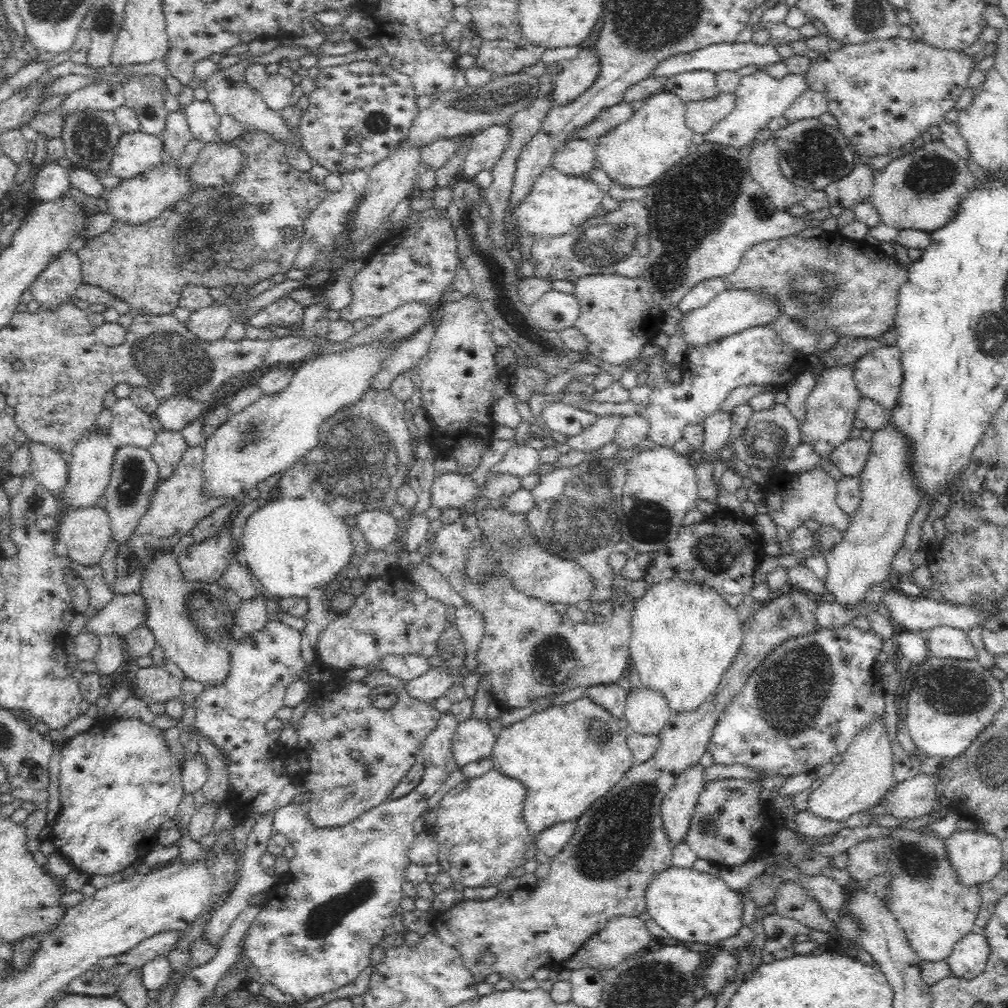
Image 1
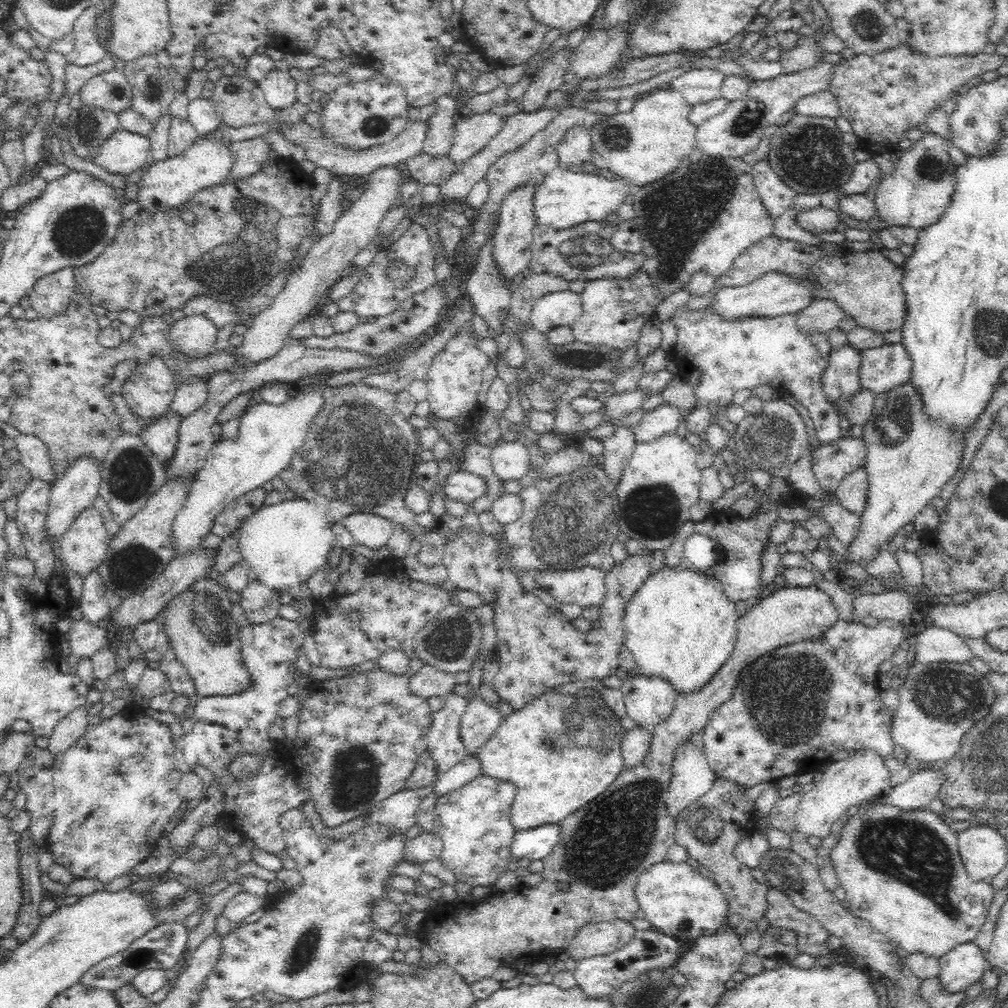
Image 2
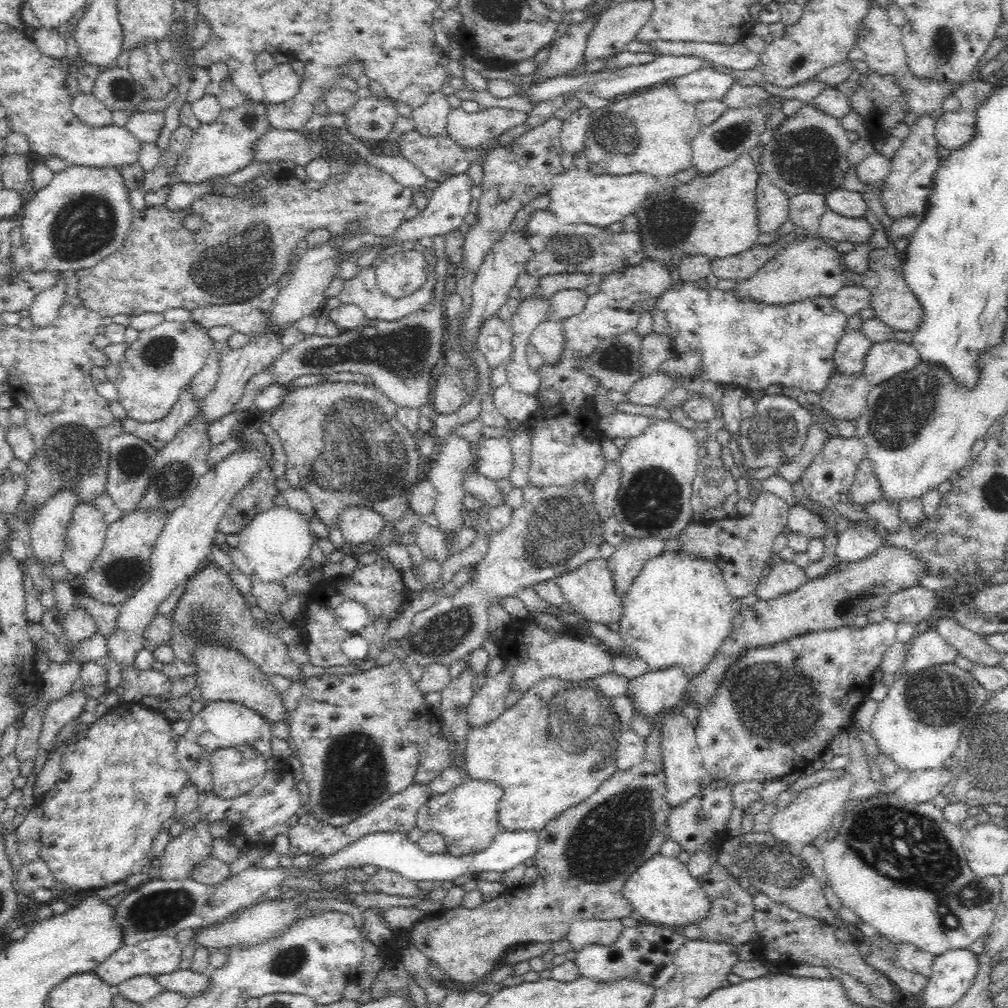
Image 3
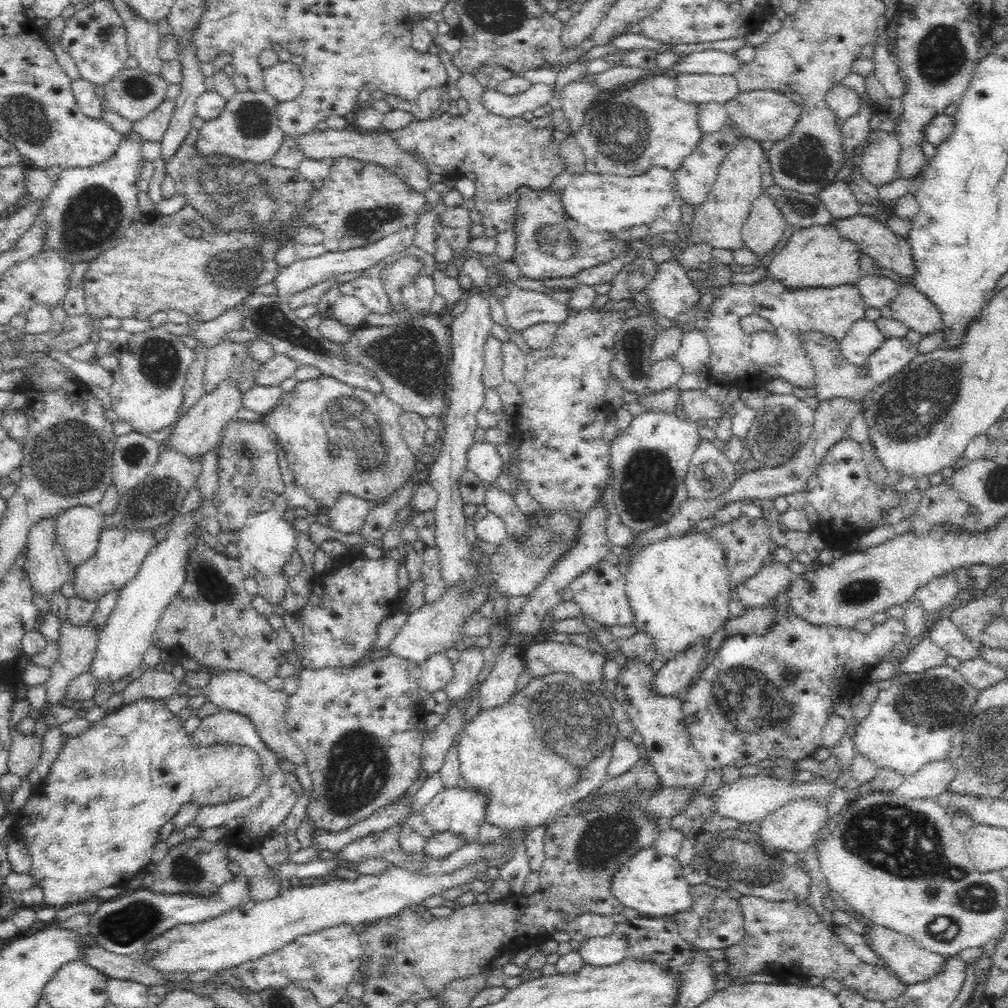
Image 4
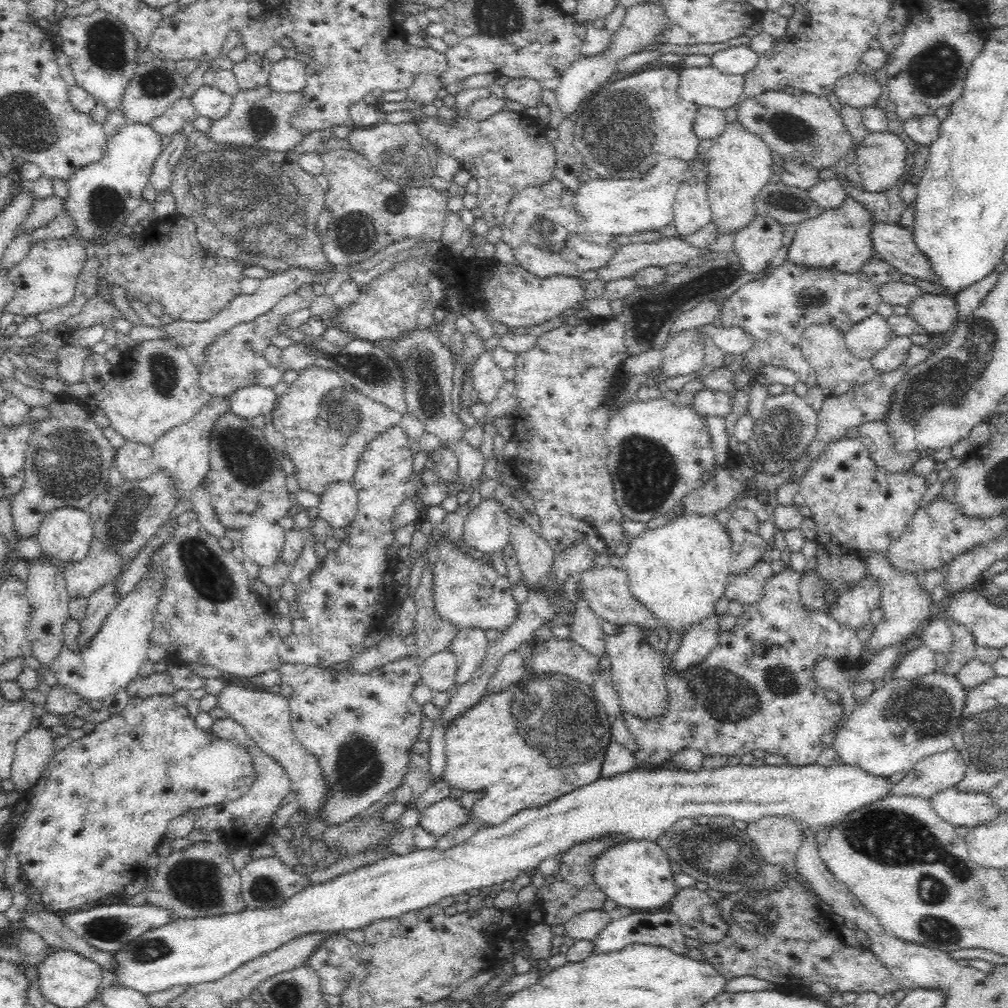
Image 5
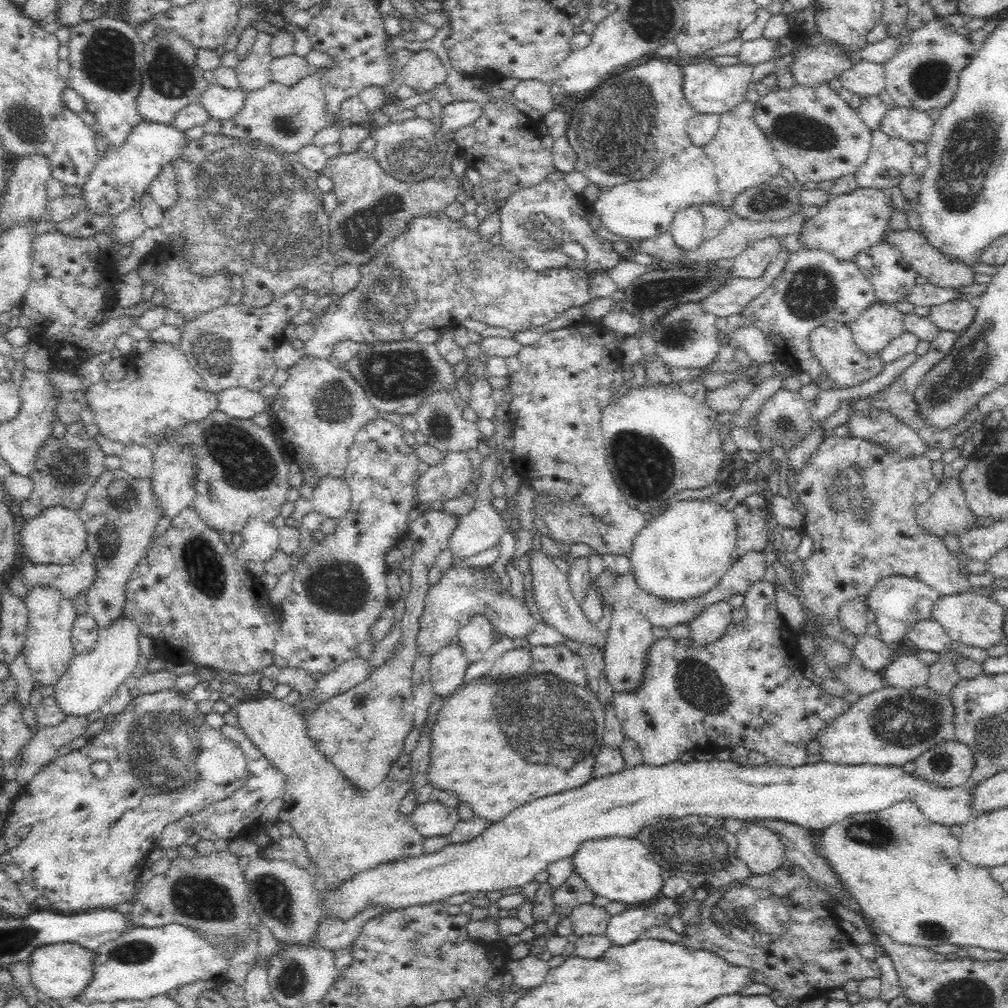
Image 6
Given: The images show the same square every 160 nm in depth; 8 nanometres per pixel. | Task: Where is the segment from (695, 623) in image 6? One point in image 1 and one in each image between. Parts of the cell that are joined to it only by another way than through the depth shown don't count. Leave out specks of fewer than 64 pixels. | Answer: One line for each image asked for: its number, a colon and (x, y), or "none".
1: (646, 711)
2: (649, 700)
3: (650, 693)
4: (676, 674)
5: (697, 641)

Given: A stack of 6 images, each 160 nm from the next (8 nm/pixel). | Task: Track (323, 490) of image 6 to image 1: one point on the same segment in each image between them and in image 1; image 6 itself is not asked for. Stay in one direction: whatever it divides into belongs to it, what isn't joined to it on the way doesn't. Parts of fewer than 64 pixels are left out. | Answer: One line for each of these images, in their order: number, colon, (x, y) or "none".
1: (379, 528)
2: (371, 530)
3: (358, 524)
4: (348, 514)
5: (338, 505)

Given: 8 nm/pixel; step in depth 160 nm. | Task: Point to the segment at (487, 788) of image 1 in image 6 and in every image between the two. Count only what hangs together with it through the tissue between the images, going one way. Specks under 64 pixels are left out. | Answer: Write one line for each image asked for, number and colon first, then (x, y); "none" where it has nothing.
2: (473, 822)
3: (466, 816)
4: (461, 811)
5: (438, 819)
6: (431, 819)

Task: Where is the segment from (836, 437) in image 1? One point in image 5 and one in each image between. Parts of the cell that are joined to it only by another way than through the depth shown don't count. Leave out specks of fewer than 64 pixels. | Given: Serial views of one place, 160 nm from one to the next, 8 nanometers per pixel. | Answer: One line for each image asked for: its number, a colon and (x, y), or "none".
2: (840, 381)
3: (849, 356)
4: (863, 338)
5: (863, 340)

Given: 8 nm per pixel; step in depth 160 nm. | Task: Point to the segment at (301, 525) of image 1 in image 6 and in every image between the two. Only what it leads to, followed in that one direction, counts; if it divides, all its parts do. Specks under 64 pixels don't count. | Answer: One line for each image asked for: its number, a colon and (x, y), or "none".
2: (283, 545)
3: (275, 543)
4: (266, 541)
5: (262, 541)
6: (261, 539)

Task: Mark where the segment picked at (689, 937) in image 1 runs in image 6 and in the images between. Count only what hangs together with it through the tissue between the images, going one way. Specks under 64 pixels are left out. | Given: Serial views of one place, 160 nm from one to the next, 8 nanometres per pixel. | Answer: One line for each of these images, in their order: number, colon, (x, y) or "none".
2: (678, 901)
3: (661, 890)
4: (649, 882)
5: (636, 874)
6: (621, 869)

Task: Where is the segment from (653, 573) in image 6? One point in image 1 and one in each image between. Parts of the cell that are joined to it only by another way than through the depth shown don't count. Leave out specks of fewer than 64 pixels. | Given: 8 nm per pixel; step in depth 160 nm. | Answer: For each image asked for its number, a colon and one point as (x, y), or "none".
1: (684, 636)
2: (679, 625)
3: (678, 611)
4: (678, 588)
5: (678, 570)

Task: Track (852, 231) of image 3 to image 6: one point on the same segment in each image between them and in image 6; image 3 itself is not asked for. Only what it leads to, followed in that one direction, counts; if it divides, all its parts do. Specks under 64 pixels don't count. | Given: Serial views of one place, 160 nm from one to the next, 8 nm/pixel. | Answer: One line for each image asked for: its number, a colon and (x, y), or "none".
4: (892, 252)
5: (895, 244)
6: (927, 261)

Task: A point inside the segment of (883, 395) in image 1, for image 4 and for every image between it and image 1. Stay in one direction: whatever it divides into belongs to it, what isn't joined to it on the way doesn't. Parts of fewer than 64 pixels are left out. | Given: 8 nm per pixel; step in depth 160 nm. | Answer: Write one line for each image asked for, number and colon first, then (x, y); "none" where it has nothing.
2: (882, 368)
3: (884, 360)
4: (895, 353)

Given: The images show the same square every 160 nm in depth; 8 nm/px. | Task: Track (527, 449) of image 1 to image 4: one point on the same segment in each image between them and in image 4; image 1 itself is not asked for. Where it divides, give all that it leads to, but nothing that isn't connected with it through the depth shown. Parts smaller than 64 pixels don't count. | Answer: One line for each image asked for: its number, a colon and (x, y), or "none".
2: (510, 460)
3: (495, 459)
4: (484, 461)

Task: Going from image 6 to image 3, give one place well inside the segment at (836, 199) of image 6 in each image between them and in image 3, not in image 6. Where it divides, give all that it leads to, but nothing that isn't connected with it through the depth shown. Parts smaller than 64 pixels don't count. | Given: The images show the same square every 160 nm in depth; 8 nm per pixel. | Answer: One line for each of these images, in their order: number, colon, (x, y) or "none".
3: (804, 269)
4: (818, 256)
5: (839, 239)

